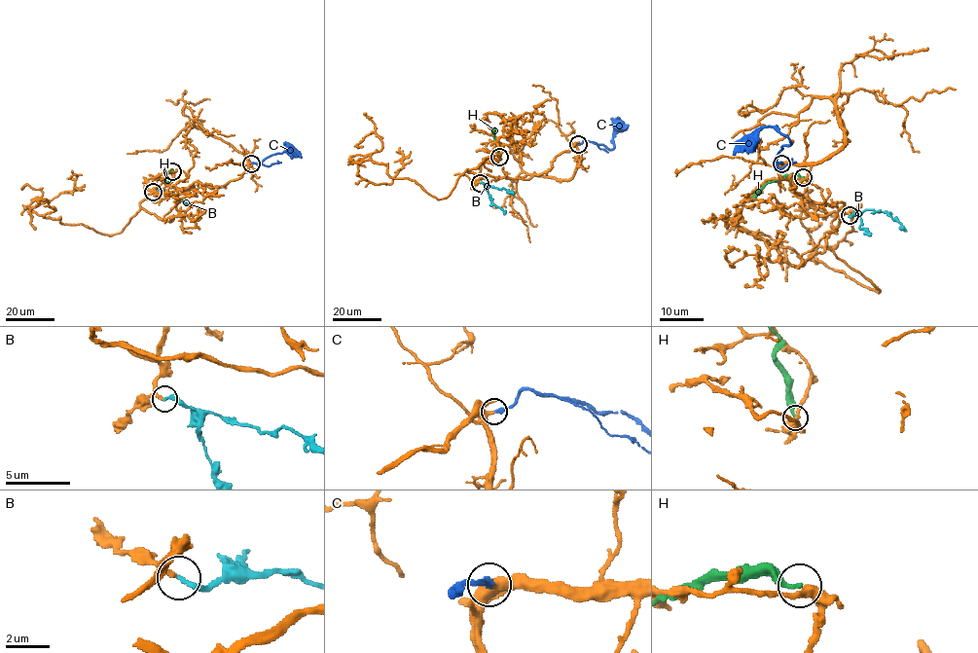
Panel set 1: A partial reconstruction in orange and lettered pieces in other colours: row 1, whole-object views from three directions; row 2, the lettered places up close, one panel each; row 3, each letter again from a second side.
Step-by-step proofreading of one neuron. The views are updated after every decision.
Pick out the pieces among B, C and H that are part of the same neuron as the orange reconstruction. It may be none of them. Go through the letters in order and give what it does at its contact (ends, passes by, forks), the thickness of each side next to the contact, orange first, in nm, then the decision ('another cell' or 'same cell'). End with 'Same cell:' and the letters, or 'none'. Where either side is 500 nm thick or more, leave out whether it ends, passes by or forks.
B: it ends | 150/240 nm | same cell
C: it ends | 360/280 nm | same cell
H: it ends | 400/240 nm | another cell
Same cell: B, C

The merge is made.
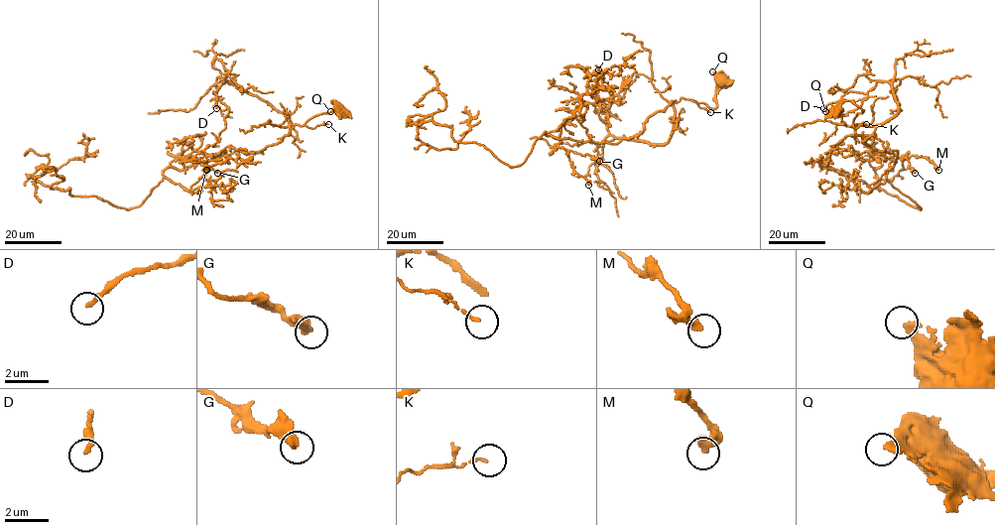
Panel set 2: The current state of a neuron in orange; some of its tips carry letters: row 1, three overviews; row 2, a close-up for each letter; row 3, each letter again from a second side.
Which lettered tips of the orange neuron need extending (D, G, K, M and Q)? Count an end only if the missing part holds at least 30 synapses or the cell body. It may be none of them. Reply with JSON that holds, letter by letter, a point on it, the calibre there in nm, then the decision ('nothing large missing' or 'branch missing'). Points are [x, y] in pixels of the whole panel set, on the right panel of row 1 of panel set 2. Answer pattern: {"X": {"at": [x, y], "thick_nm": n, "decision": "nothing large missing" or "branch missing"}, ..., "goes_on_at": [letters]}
{"D": {"at": [823, 108], "thick_nm": 200, "decision": "branch missing"}, "G": {"at": [915, 173], "thick_nm": 480, "decision": "nothing large missing"}, "K": {"at": [866, 124], "thick_nm": 120, "decision": "nothing large missing"}, "M": {"at": [938, 170], "thick_nm": 340, "decision": "nothing large missing"}, "Q": {"at": [825, 111], "thick_nm": 320, "decision": "nothing large missing"}, "goes_on_at": ["D"]}

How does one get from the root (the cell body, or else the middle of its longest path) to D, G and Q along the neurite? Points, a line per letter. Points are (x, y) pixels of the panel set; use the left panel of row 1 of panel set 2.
D: (342, 111), (333, 101), (332, 111), (293, 125), (284, 113), (227, 81), (213, 92), (216, 108)
G: (342, 111), (333, 101), (332, 111), (291, 125), (261, 152), (182, 170), (171, 163), (193, 158), (217, 173)
Q: (342, 111), (330, 111)

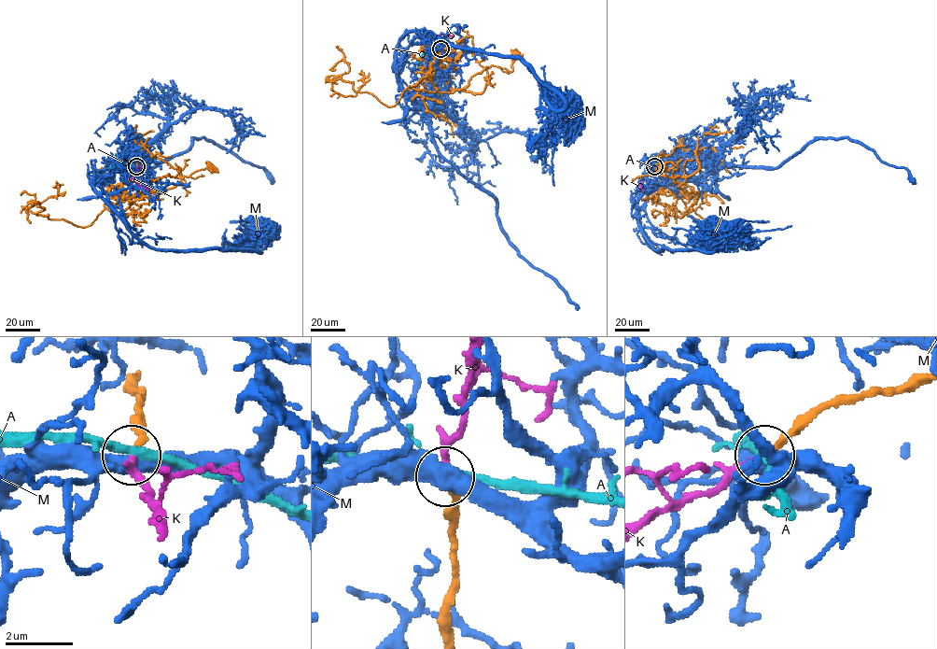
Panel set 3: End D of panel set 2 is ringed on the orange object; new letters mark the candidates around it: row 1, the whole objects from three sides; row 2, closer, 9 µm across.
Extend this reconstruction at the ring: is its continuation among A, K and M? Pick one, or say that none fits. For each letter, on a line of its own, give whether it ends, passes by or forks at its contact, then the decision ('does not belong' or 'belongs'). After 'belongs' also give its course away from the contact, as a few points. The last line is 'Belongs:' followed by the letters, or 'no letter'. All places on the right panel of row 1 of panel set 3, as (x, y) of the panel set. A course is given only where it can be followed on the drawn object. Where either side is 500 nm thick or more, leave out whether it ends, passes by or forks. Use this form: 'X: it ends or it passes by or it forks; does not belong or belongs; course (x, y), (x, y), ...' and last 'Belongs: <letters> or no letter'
A: it forks; does not belong
K: it ends; belongs; course (654, 166), (643, 176), (640, 181), (642, 190)
M: does not belong
Belongs: K

